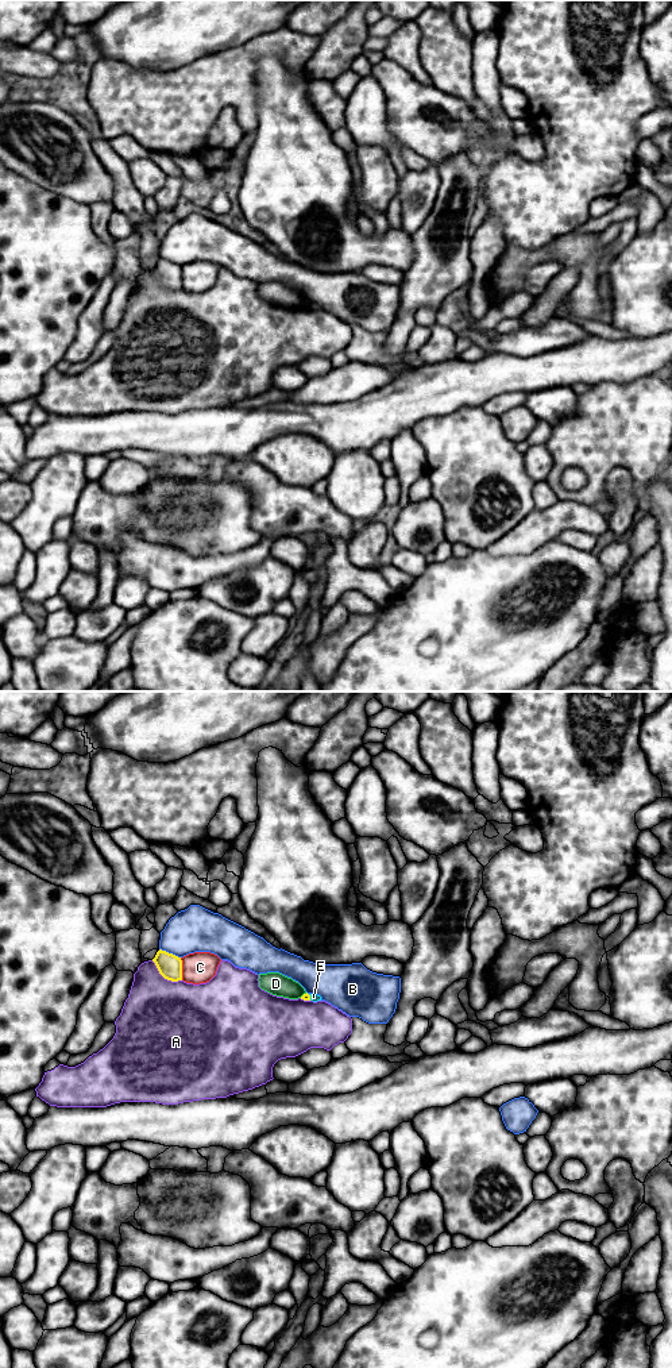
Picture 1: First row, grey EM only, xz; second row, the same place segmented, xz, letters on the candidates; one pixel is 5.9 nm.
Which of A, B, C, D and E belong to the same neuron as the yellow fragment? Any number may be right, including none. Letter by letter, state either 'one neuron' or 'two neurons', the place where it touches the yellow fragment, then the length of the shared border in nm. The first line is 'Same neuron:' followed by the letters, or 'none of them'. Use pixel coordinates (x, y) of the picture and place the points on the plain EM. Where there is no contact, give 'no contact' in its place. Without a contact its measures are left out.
Same neuron: none of them
A: two neurons; meets yellow in xz at (165, 286); contact 220 nm long
B: two neurons; meets yellow in xz at (170, 262); contact 140 nm long
C: two neurons; meets yellow in xz at (181, 277); contact 140 nm long
D: two neurons; meets yellow in xz at (304, 303); contact 50 nm long
E: two neurons; meets yellow in xz at (309, 305); contact 40 nm long

